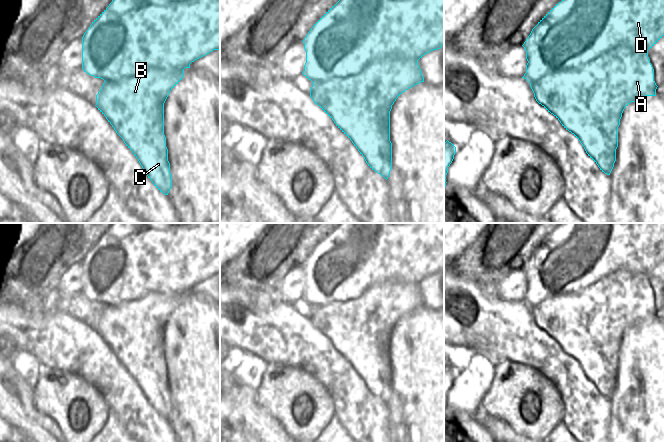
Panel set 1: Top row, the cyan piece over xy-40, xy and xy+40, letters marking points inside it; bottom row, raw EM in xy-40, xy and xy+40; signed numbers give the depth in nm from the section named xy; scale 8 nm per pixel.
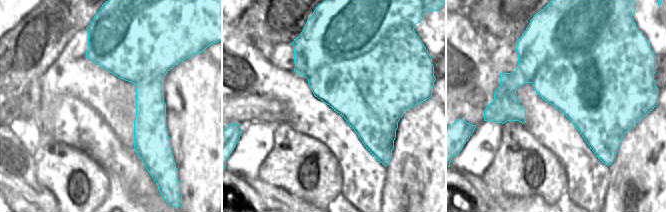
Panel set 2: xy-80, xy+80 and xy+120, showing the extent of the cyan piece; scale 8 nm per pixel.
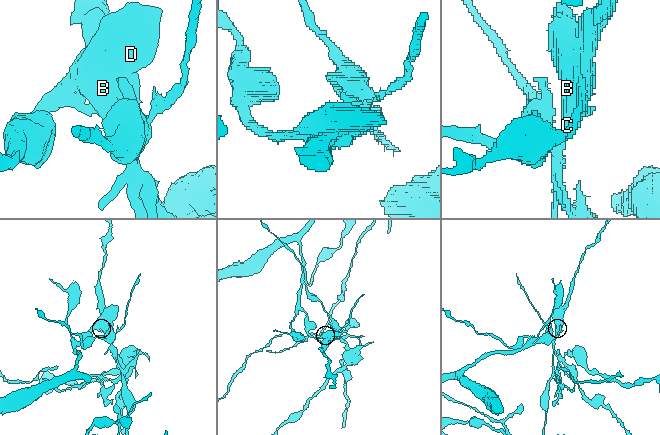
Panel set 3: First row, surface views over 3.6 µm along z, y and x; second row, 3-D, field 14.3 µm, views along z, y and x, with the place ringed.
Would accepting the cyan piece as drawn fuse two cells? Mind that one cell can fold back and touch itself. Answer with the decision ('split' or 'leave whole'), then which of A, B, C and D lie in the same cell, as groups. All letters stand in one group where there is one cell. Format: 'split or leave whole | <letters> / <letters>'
split | A B C / D

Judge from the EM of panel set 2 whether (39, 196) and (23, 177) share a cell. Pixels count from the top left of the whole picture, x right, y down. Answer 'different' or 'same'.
same

